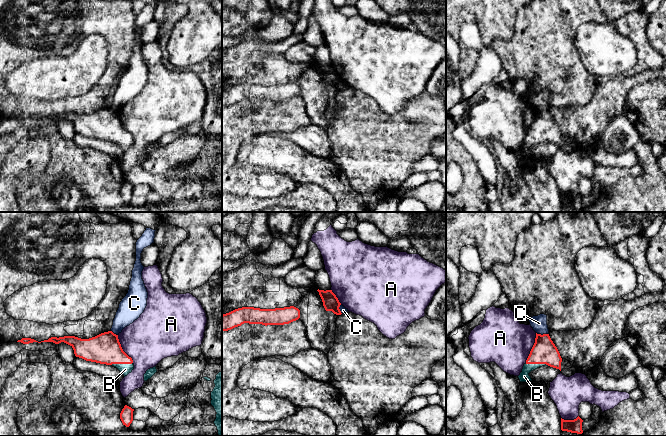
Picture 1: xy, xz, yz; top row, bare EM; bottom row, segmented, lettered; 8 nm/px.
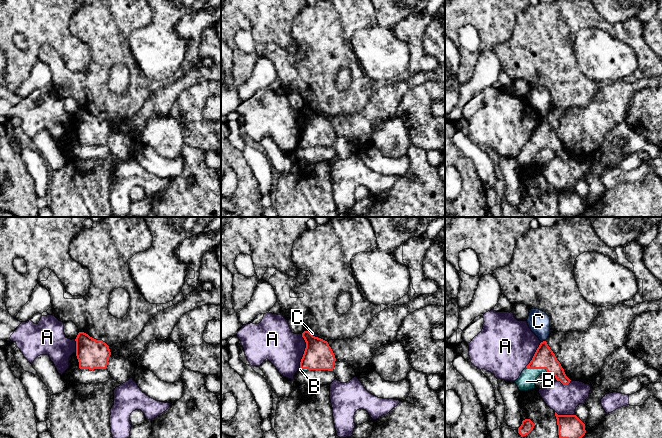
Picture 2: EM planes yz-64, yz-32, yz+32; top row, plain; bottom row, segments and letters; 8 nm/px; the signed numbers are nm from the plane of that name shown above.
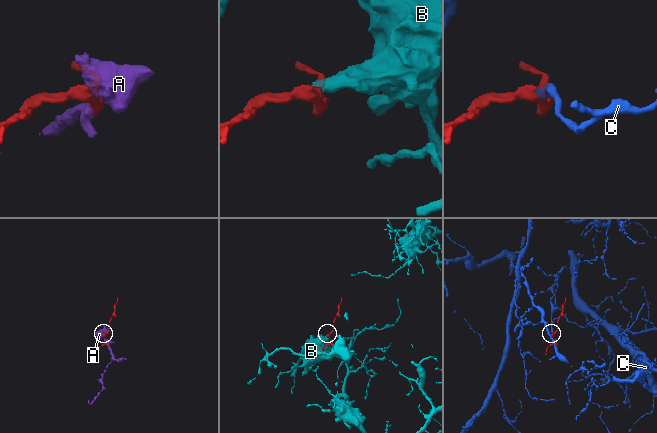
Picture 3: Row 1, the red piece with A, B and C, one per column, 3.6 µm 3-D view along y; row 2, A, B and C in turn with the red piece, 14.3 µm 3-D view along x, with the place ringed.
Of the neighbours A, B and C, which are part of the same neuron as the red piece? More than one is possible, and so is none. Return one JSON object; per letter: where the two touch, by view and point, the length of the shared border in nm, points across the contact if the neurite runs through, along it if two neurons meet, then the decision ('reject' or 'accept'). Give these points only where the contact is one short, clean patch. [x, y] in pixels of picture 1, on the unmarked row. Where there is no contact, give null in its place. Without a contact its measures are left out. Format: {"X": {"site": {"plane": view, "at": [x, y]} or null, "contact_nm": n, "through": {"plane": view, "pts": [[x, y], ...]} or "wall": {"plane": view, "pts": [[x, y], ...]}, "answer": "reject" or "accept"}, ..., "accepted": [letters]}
{"A": {"site": {"plane": "yz", "at": [532, 124]}, "contact_nm": 260, "answer": "reject"}, "B": {"site": {"plane": "yz", "at": [537, 139]}, "contact_nm": 190, "answer": "accept"}, "C": {"site": {"plane": "yz", "at": [543, 110]}, "contact_nm": 110, "wall": {"plane": "yz", "pts": [[536, 108], [548, 110]]}, "answer": "reject"}, "accepted": ["B"]}

